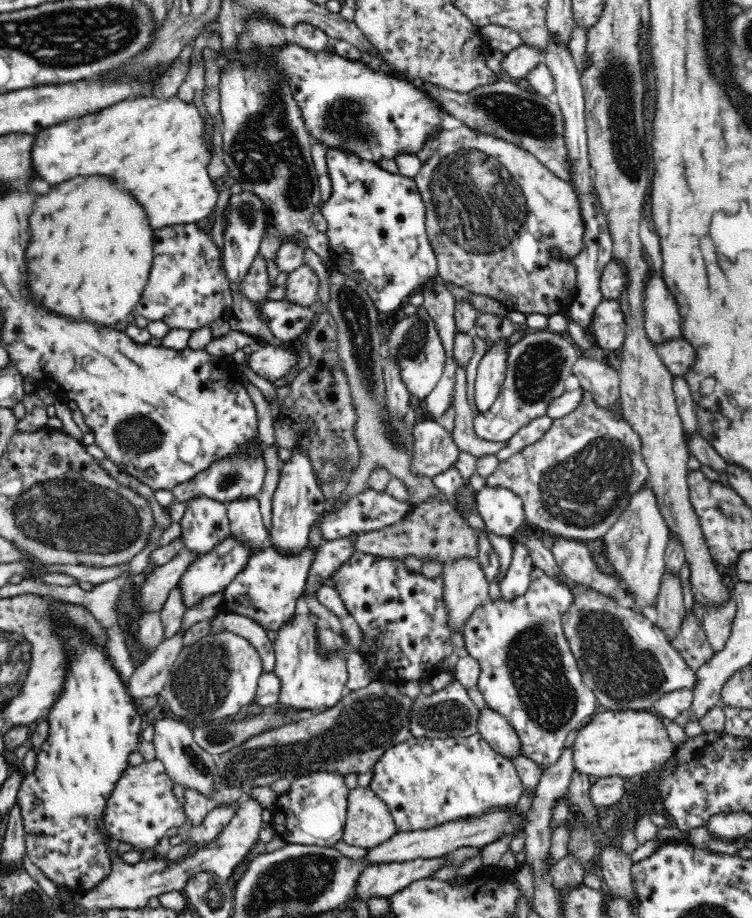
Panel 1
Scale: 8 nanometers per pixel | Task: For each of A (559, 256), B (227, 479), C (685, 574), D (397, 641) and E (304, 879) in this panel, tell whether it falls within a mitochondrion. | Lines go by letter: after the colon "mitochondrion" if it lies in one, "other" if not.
A: other
B: mitochondrion
C: other
D: other
E: mitochondrion

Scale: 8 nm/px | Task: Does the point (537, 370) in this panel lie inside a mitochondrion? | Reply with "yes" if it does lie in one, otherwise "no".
yes

